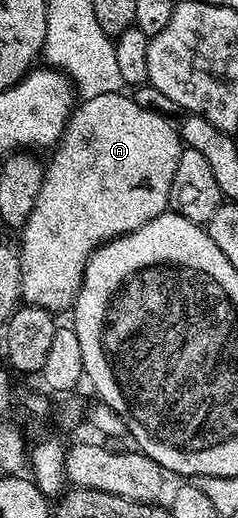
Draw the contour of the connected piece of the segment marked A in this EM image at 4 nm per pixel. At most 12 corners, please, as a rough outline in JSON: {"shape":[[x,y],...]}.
{"shape":[[85,97],[19,230],[20,295],[71,310],[94,250],[169,212],[182,142]]}

